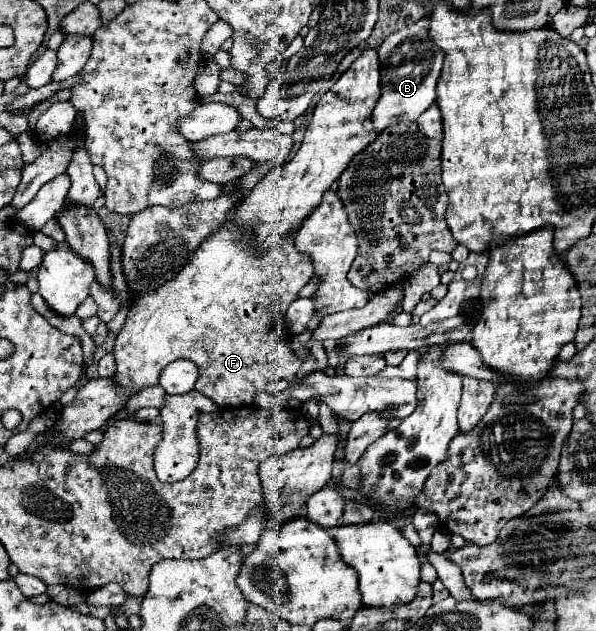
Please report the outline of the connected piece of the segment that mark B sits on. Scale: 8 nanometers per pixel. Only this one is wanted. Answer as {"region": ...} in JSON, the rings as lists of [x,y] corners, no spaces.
{"region":[[[425,19],[391,33],[377,49],[381,67],[381,99],[373,111],[371,123],[379,131],[395,121],[415,121],[433,101],[437,79],[443,69],[443,51],[429,39]]]}

